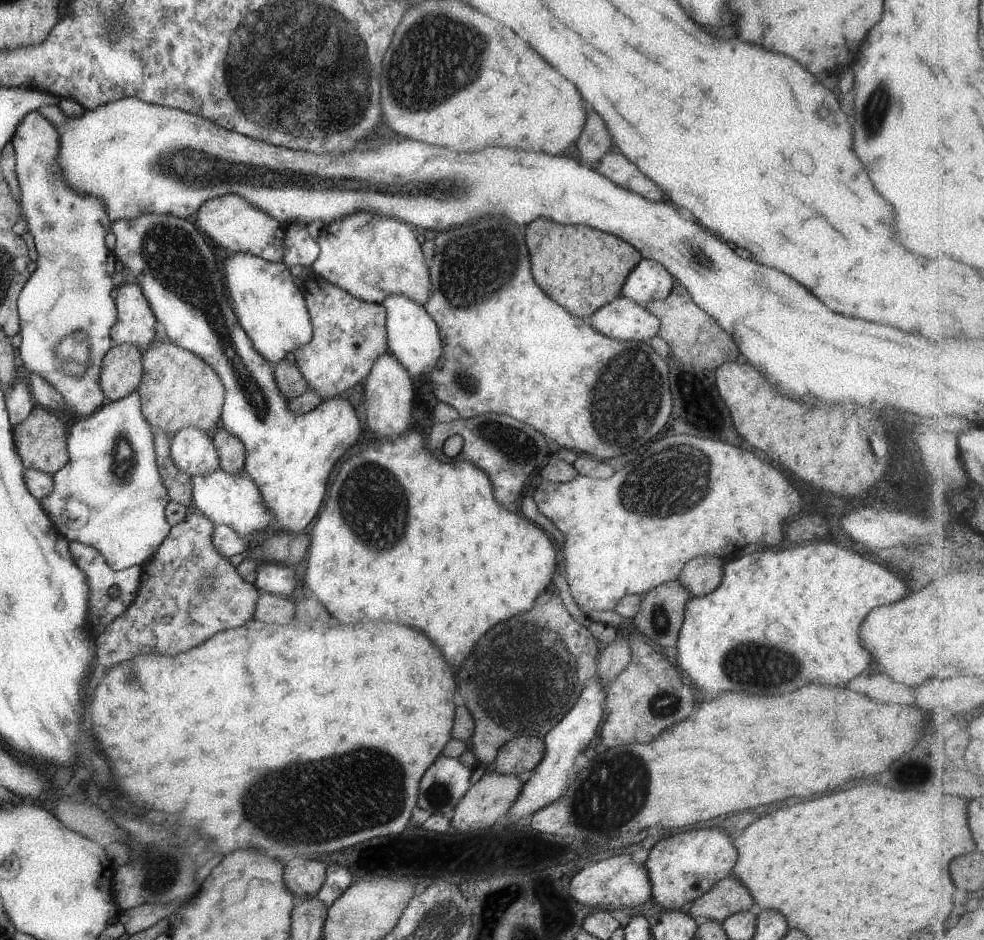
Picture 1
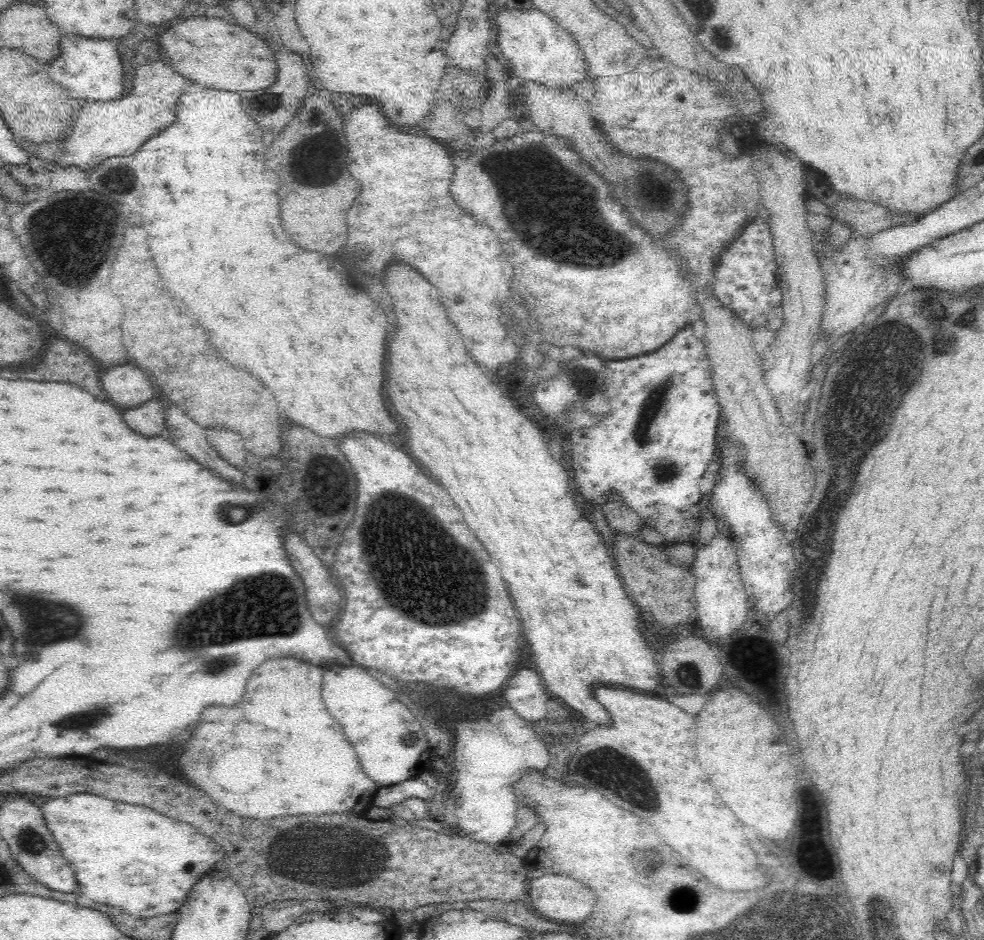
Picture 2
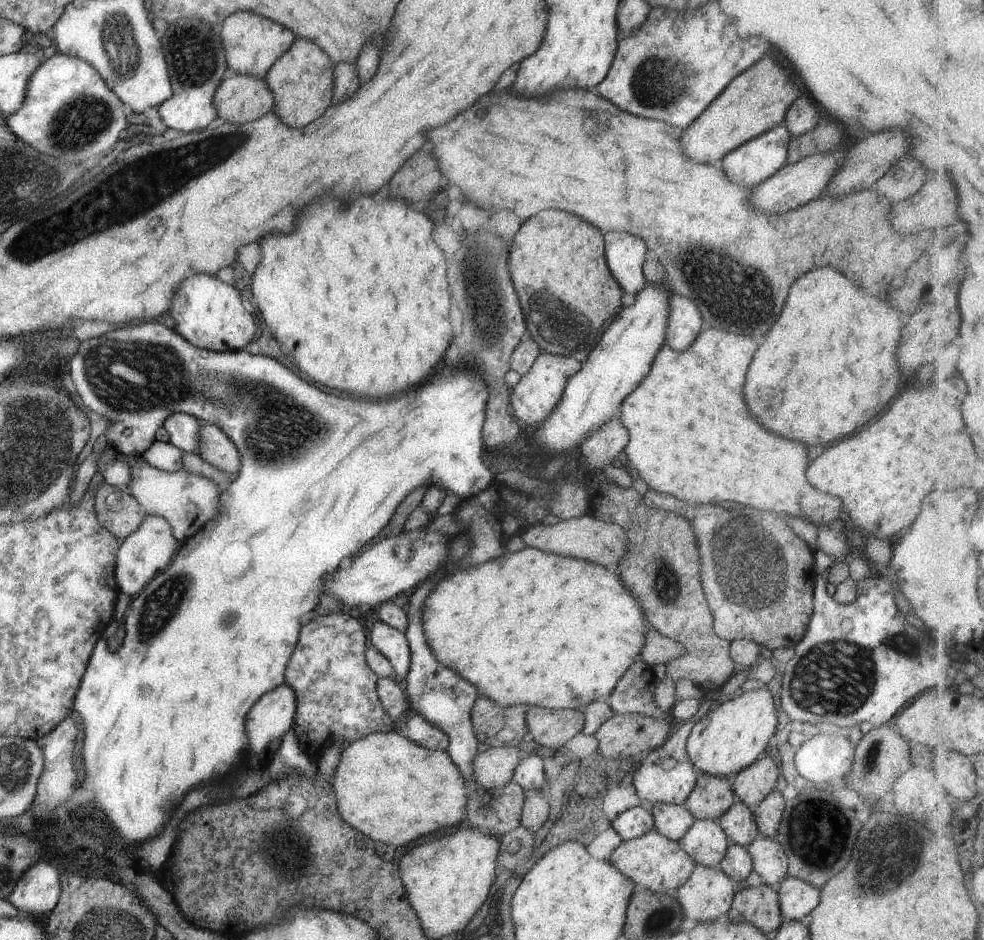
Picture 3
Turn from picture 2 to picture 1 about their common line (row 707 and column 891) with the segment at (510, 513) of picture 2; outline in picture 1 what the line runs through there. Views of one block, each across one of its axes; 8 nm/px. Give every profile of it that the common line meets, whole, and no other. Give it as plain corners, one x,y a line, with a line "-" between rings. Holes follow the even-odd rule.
829,539
819,541
811,541
796,547
778,547
778,548
760,548
758,552
748,555
739,556
723,565
723,576
721,582
709,594
690,598
683,608
683,622
677,634
676,657
672,661
674,665
681,670
682,674
697,688
707,690
711,696
715,696
721,690
733,692
733,690
741,690
747,694
757,694
757,696
777,696
777,694
785,694
789,690
795,690
803,684
823,684
823,686
841,687
851,678
857,676
859,672
867,670
871,656
869,652
865,652
865,648
859,646
859,636
857,636
857,628
863,622
866,614
881,604
895,604
895,600
901,600
901,596
905,596
909,589
915,584
909,584
907,588
905,580
902,580
893,574
891,570
883,568
881,564
873,562
870,558
867,560
864,555
856,551
852,551
846,546
833,544

